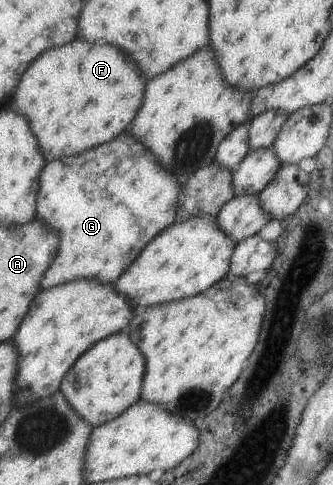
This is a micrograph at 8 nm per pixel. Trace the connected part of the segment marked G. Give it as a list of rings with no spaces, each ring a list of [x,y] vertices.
[[[129,131],[119,133],[107,143],[85,149],[79,155],[59,157],[46,163],[38,179],[39,193],[36,193],[37,211],[34,215],[57,231],[59,247],[49,269],[41,277],[43,290],[59,283],[69,283],[71,279],[95,279],[99,283],[112,285],[153,237],[177,221],[176,209],[181,185],[150,151],[137,143]]]

